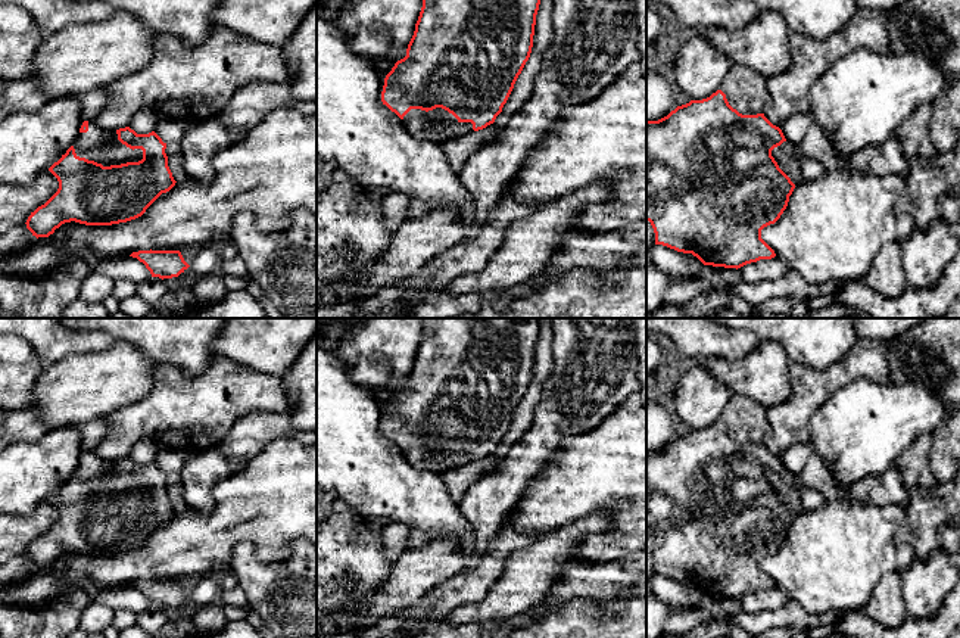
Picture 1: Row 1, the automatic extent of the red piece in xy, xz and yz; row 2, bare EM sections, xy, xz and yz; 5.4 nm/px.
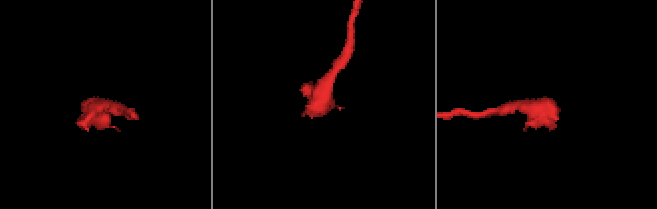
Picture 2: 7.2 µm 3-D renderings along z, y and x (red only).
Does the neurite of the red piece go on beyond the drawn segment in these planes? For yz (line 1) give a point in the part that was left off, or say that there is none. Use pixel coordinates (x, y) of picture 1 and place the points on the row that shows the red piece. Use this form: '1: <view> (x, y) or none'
1: yz (786, 156)

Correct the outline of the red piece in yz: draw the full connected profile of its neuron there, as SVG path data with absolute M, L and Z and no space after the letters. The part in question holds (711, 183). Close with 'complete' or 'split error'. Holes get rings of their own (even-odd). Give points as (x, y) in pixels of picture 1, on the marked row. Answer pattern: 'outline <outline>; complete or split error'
outline M721 90L677 106L658 121L646 121L646 221L654 228L655 245L692 253L704 265L738 270L774 258L774 250L761 239L761 230L780 218L795 186L804 180L797 146L785 139L782 130L764 113L739 113Z; split error

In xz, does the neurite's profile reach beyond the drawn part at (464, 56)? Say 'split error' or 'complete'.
split error

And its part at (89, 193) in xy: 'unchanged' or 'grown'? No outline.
grown

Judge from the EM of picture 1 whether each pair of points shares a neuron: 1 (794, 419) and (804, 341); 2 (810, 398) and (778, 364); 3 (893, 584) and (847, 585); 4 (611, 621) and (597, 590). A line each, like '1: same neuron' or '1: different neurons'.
1: different neurons
2: different neurons
3: different neurons
4: different neurons

